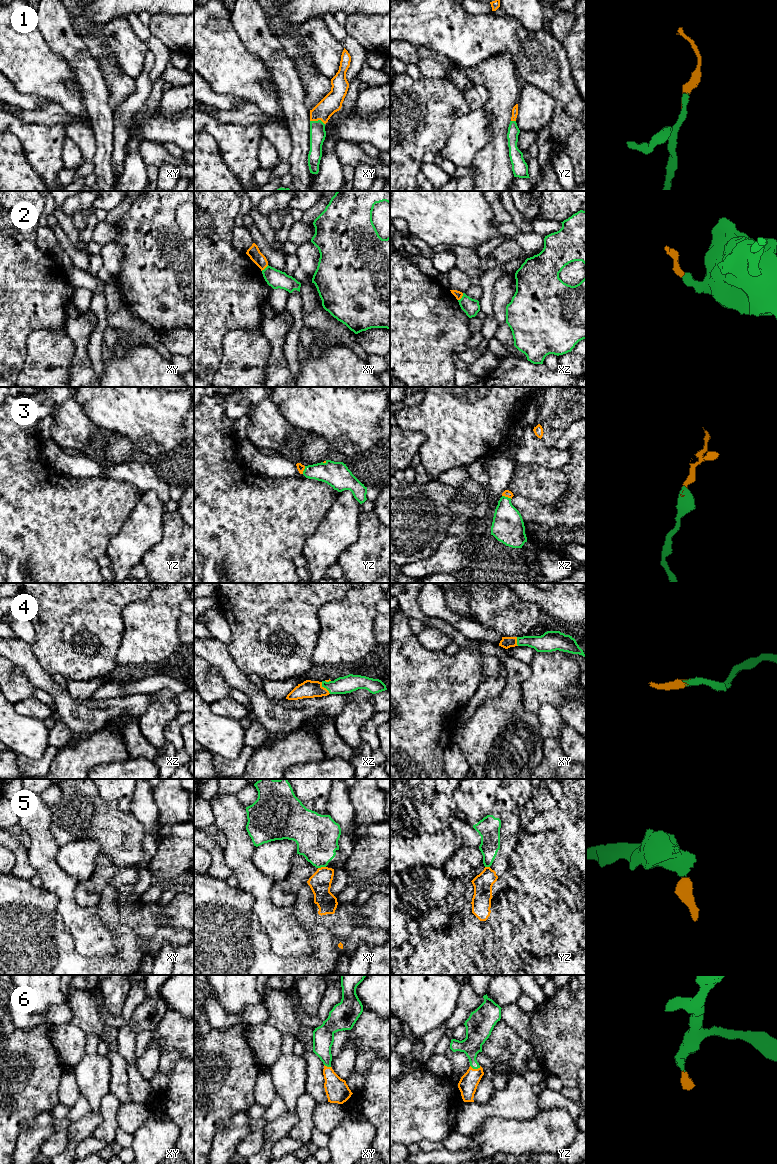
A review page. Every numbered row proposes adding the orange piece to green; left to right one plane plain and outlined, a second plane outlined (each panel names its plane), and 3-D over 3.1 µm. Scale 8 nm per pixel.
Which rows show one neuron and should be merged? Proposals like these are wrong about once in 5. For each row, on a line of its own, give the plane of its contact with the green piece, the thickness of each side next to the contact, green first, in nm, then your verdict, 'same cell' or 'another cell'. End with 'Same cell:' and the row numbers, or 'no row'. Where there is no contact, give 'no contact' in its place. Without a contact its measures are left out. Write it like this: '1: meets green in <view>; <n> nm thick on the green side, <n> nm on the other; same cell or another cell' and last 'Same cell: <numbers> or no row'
1: meets green in xy; 130 nm thick on the green side, 160 nm on the other; same cell
2: meets green in xz; 140 nm thick on the green side, 60 nm on the other; another cell
3: meets green in xz; 260 nm thick on the green side, 60 nm on the other; same cell
4: meets green in xz; 140 nm thick on the green side, 140 nm on the other; same cell
5: meets green in xy; 340 nm thick on the green side, 180 nm on the other; another cell
6: meets green in yz; 160 nm thick on the green side, 150 nm on the other; same cell
Same cell: 1, 3, 4, 6

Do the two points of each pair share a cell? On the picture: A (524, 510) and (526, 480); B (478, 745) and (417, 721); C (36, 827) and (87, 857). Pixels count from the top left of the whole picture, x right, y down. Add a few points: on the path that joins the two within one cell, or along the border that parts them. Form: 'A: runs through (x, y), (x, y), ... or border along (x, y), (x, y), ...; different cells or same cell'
A: border along (514, 495), (522, 495), (547, 505); different cells
B: border along (455, 729), (452, 741); different cells
C: border along (59, 847), (56, 853), (56, 863), (63, 870); different cells

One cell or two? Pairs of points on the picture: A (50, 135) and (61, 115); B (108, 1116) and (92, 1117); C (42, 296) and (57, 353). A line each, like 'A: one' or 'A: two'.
A: two
B: two
C: two

